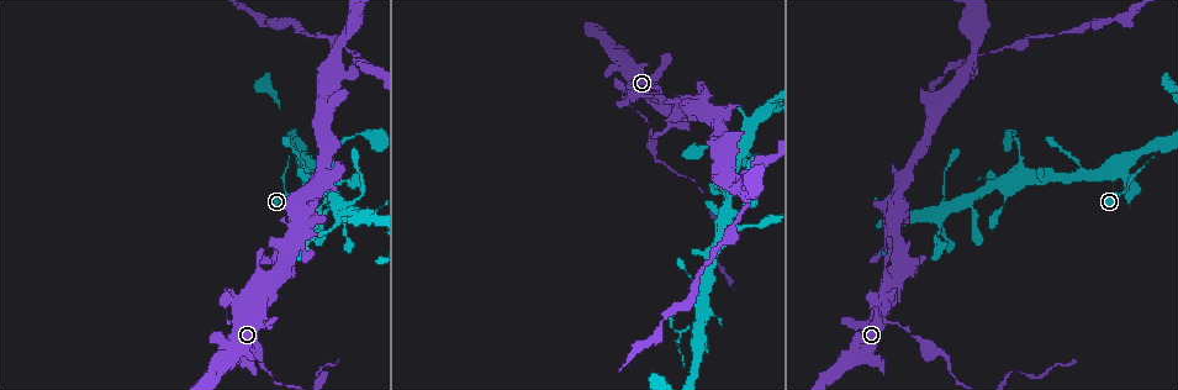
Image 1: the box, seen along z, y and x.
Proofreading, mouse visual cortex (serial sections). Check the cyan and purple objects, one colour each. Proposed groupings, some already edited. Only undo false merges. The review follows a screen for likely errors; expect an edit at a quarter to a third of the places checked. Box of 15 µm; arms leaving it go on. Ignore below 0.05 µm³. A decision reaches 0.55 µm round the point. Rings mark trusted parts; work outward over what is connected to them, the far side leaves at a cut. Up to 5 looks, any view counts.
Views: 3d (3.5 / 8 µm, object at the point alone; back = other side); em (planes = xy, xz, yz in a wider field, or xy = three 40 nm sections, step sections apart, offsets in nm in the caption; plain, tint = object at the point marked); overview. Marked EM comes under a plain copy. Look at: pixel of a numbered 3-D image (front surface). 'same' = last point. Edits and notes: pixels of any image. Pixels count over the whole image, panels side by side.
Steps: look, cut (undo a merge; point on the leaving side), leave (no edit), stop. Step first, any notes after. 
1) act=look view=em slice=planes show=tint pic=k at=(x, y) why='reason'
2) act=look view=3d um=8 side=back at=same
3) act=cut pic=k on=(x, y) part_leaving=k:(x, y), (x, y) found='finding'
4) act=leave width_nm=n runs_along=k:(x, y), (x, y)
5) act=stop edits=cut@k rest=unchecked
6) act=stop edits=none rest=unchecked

act=look view=3d um=3.5 pic=1 at=(229, 324) why='abrupt turn'

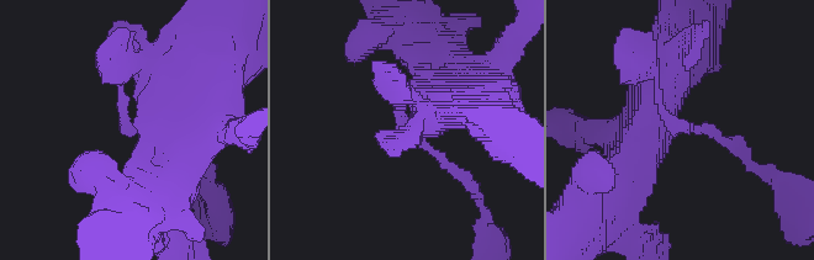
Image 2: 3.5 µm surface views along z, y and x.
act=look view=em slice=xy step=3 show=tint pic=2 at=(403, 121) arm_widths_nm=150,500 why='now the EM'

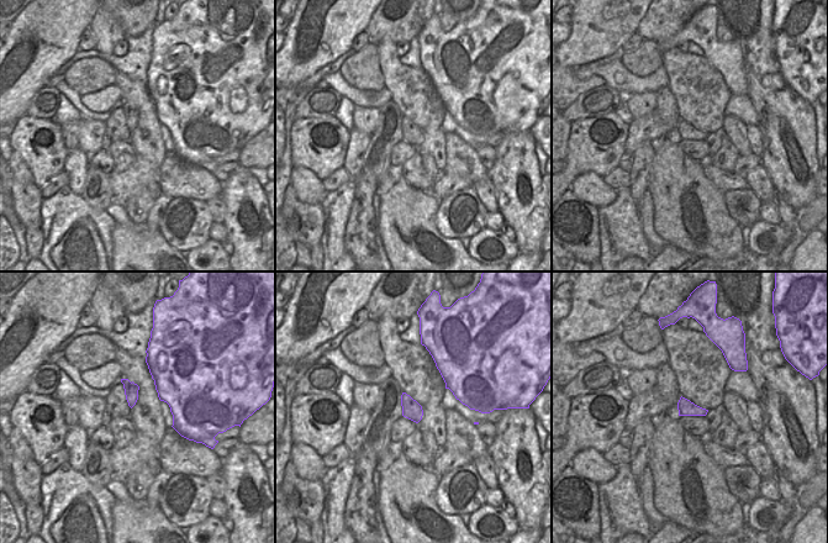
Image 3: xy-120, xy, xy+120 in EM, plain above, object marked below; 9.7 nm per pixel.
act=look view=em slice=xy step=5 show=tint at=same why='another direction'

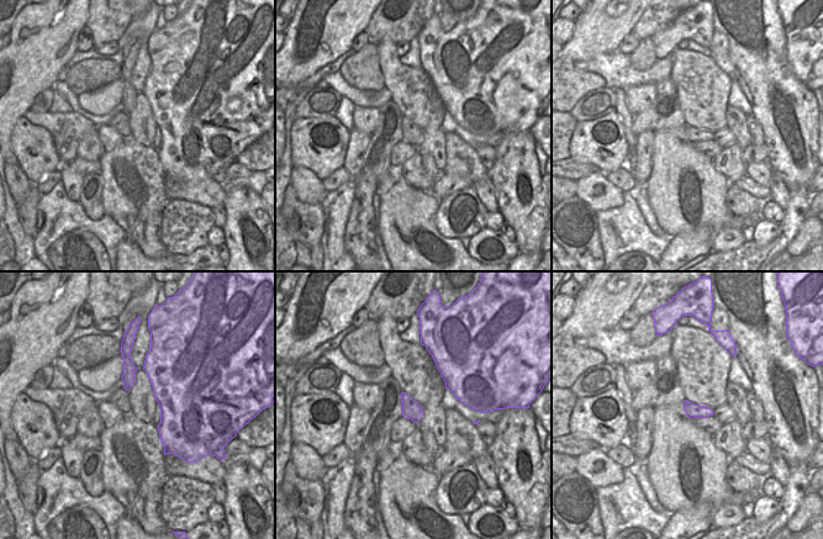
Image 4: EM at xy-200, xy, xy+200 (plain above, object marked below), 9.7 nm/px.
act=cut pic=2 on=(699, 128) part_leaving=2:(665, 112), (740, 149) found='a second cell is stuck on'

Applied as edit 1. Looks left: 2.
act=look view=3d um=3.5 pic=1 at=(673, 123)

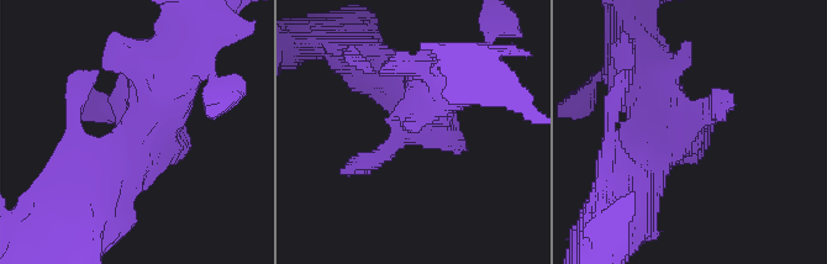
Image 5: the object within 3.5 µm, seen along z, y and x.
act=look view=em slice=xy step=5 show=tint pic=5 at=(681, 126)

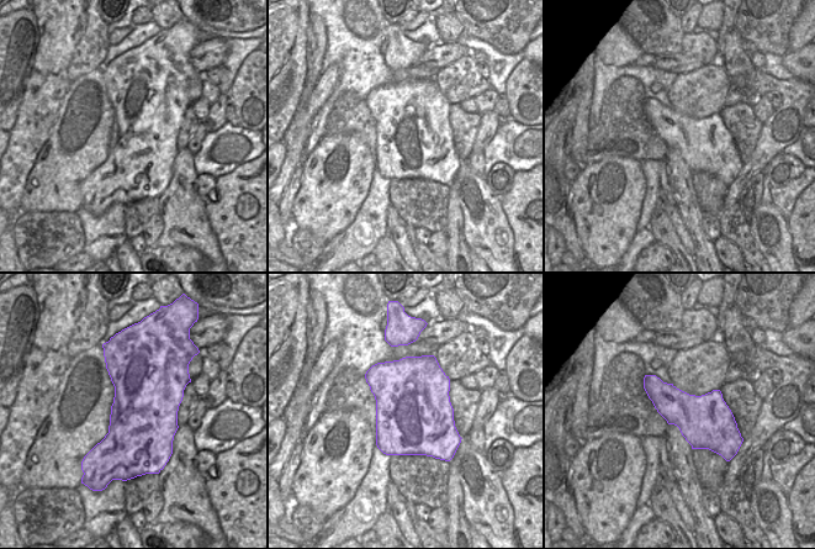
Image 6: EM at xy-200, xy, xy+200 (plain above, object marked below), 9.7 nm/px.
act=leave width_nm=750 runs_along=5:(142, 147), (157, 94), (191, 26) found='continuous, no second cell'

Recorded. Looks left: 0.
act=stop edits=cut@2 rest=unchecked

